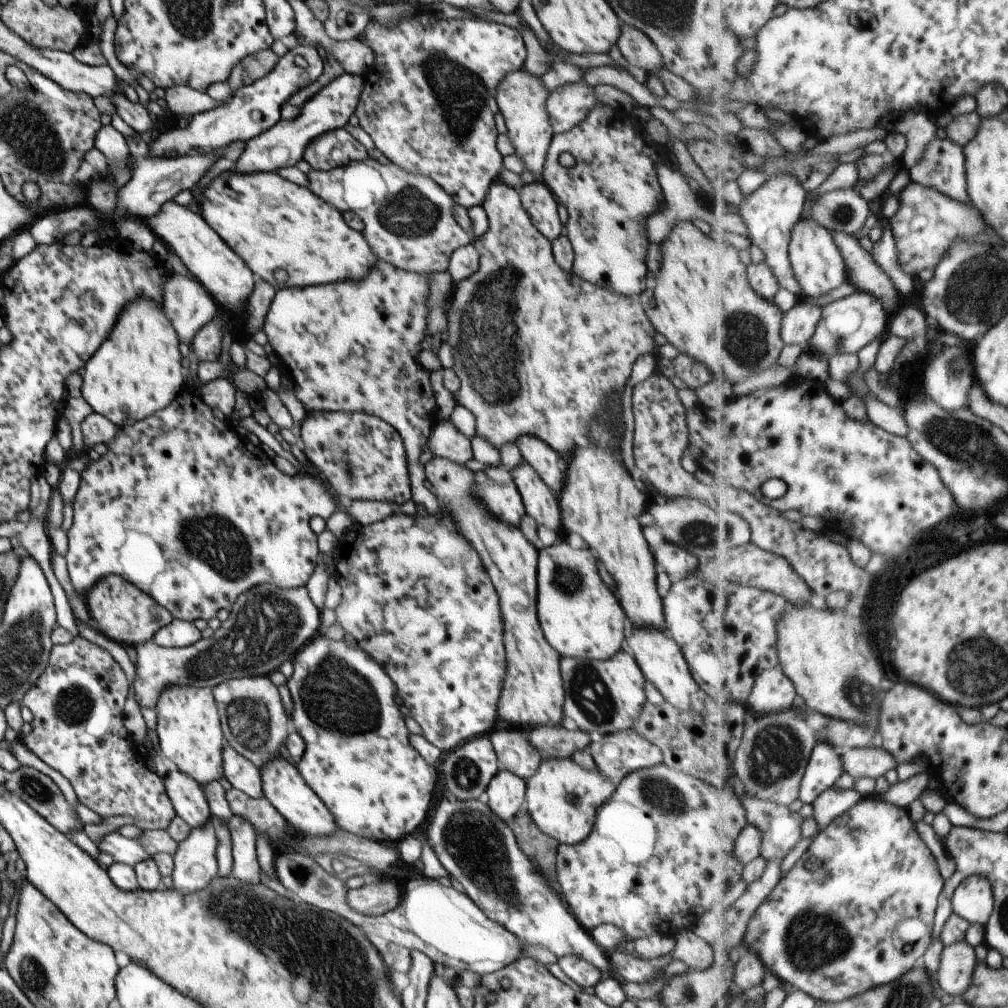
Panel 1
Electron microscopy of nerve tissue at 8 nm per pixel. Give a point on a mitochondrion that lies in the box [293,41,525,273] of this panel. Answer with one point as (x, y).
(461, 94)

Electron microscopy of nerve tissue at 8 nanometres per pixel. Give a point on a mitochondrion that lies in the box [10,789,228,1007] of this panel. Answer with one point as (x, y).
(32, 974)

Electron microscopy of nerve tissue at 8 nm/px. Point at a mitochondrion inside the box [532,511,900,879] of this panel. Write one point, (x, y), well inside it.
(777, 752)

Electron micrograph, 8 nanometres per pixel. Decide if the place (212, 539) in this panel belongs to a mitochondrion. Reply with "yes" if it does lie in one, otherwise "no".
yes

